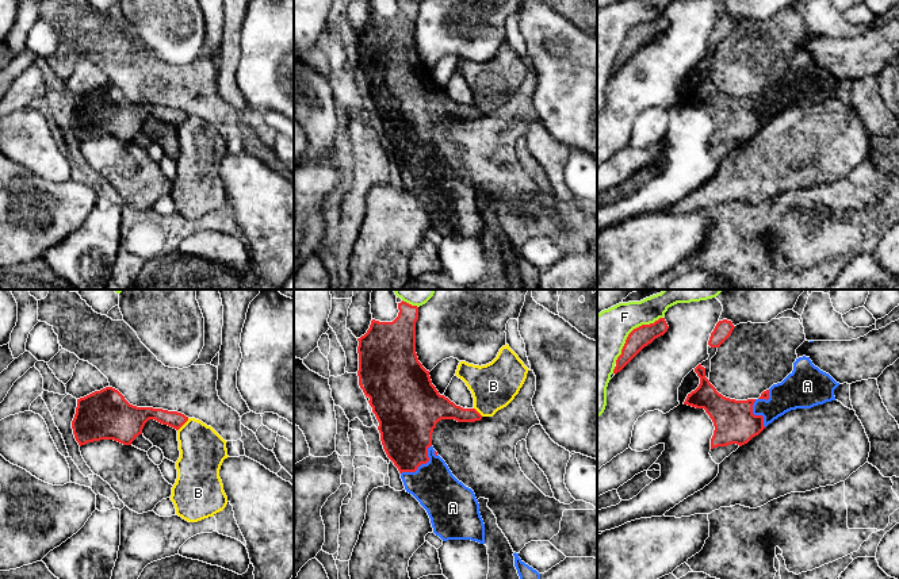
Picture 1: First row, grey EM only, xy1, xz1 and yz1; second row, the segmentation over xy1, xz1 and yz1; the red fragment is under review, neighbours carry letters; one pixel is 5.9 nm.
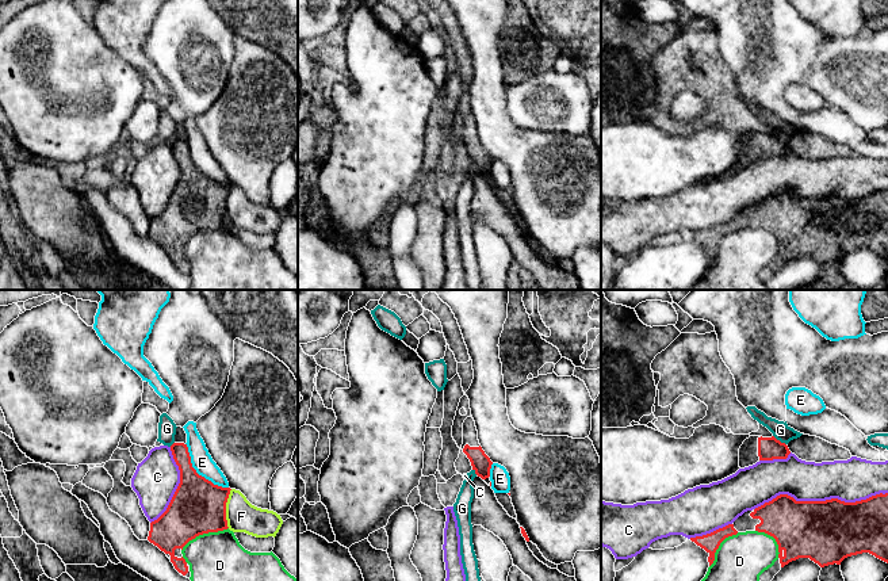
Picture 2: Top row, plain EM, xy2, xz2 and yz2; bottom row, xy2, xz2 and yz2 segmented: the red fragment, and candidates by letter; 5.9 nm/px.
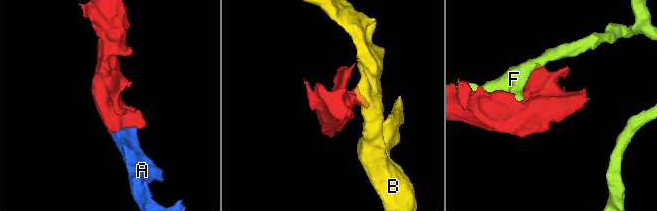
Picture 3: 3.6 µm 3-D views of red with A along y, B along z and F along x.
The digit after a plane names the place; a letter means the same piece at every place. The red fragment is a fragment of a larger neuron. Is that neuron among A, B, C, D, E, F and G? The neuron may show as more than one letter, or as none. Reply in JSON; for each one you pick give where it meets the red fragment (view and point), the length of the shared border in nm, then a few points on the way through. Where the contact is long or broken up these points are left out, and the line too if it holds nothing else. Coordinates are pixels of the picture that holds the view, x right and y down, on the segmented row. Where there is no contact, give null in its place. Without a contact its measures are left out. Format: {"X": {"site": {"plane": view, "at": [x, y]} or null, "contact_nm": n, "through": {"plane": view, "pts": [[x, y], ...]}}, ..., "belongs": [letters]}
{"A": {"site": {"plane": "xz1", "at": [421, 463]}, "contact_nm": 260}, "belongs": ["A"]}

